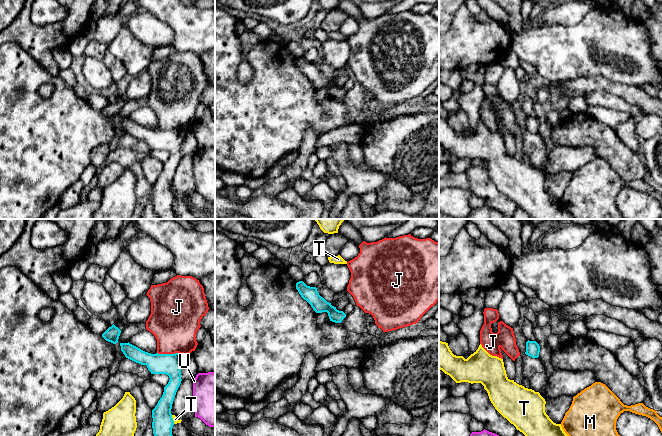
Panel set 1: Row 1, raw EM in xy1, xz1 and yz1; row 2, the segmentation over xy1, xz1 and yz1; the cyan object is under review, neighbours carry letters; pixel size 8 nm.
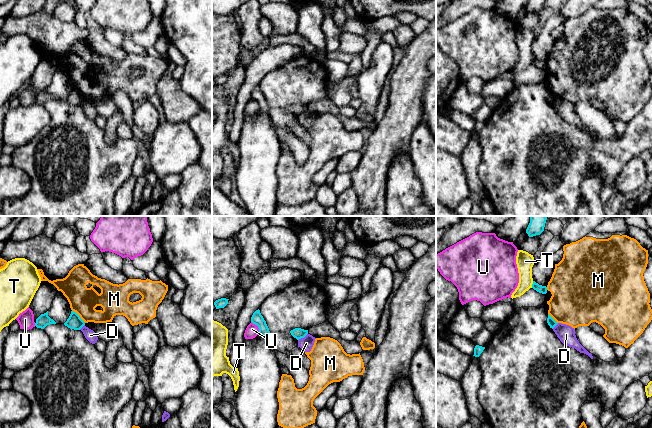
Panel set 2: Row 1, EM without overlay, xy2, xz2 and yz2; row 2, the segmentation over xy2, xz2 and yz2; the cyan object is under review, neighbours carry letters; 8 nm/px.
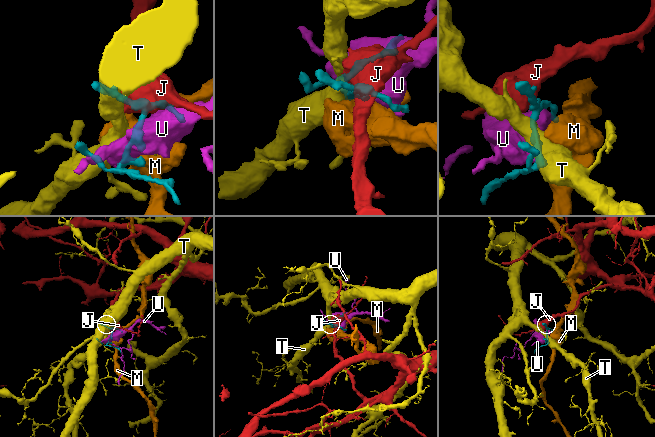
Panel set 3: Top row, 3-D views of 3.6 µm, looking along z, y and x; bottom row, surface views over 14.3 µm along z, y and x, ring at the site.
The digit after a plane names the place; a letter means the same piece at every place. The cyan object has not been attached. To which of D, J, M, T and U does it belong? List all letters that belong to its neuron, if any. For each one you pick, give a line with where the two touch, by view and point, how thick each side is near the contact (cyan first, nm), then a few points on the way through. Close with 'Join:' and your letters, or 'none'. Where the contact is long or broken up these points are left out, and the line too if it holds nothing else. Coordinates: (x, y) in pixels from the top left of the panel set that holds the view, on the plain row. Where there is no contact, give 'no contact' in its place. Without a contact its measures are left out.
Join: none

